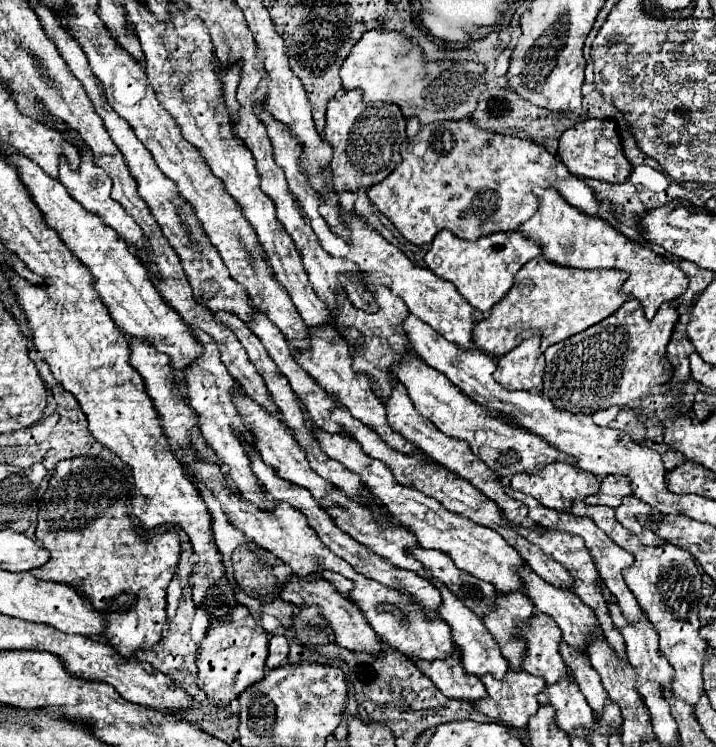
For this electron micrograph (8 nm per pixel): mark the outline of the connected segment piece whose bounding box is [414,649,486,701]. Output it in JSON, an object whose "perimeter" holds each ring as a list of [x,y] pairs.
{"perimeter":[[[458,649],[448,659],[442,659],[442,661],[416,659],[414,665],[420,671],[424,671],[424,675],[430,677],[430,681],[448,697],[476,701],[476,699],[484,699],[486,695],[486,689],[480,683],[480,679],[464,671]]]}

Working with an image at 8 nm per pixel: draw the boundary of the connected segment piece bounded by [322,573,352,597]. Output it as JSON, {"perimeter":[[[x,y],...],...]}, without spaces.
{"perimeter":[[[322,573],[322,575],[326,575],[326,579],[336,587],[336,591],[340,591],[344,597],[348,597],[348,591],[352,589],[352,581],[344,579],[342,575],[330,575],[330,573]]]}

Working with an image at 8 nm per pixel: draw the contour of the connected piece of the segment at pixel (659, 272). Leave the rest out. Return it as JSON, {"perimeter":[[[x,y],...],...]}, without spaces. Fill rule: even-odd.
{"perimeter":[[[554,187],[544,189],[538,195],[538,211],[520,225],[520,229],[534,241],[542,245],[542,255],[548,261],[554,261],[564,267],[576,267],[576,269],[622,269],[628,271],[630,277],[624,281],[622,291],[630,293],[632,297],[640,299],[644,305],[646,317],[652,319],[658,311],[658,307],[664,301],[676,299],[684,295],[688,289],[688,277],[686,273],[672,263],[670,257],[664,257],[656,251],[652,251],[648,245],[630,241],[620,231],[616,231],[608,221],[586,215],[566,203],[564,197]]]}

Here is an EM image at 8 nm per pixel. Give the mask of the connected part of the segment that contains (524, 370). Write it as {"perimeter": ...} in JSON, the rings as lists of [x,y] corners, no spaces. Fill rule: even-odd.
{"perimeter":[[[532,335],[510,353],[502,355],[496,369],[496,381],[508,389],[534,389],[542,383],[546,373],[540,337]]]}

